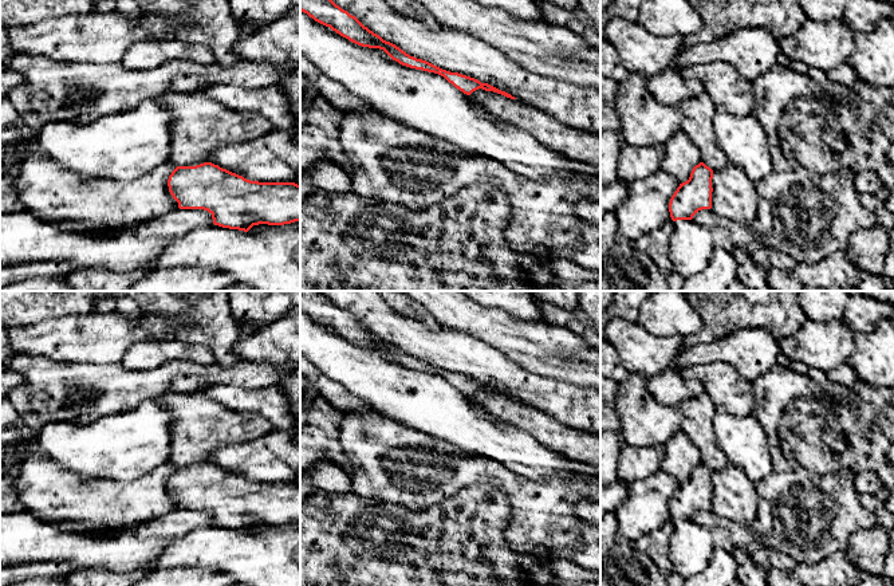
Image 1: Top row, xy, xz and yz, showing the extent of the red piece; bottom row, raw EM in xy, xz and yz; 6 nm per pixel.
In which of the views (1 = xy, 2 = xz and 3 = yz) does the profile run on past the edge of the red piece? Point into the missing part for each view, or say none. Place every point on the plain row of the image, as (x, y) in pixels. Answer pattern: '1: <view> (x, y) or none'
1: none
2: none
3: none

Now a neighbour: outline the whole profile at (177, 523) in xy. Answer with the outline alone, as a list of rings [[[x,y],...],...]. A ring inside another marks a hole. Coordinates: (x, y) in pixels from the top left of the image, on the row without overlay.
[[[174,510],[135,528],[142,539],[173,540],[188,532],[213,524],[212,514],[204,510]]]

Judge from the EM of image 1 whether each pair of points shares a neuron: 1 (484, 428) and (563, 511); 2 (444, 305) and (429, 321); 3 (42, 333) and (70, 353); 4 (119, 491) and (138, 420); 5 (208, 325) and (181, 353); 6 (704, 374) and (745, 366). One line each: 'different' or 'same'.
1: different
2: different
3: same
4: different
5: different
6: different

